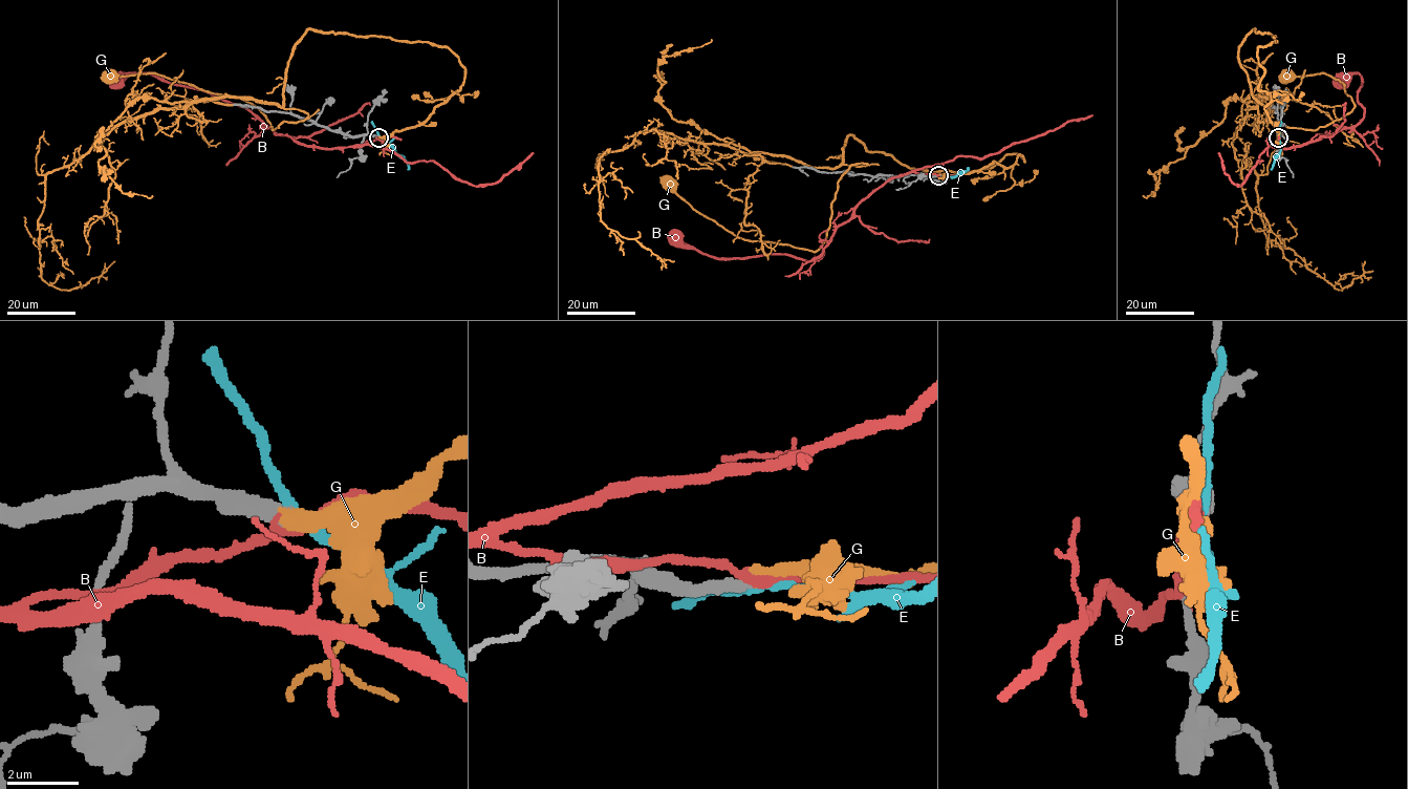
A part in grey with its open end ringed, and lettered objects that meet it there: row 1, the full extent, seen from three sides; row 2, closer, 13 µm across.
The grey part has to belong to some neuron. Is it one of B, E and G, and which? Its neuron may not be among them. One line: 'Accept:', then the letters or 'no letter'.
Accept: G

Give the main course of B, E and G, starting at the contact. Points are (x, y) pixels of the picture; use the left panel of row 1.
B: (377, 139), (345, 148), (304, 146), (268, 129), (250, 110), (208, 92), (149, 73), (123, 76), (115, 81)
E: (378, 136), (405, 161), (409, 169)
G: (378, 137), (459, 89), (449, 49), (308, 29), (283, 92), (308, 115), (273, 130), (239, 98), (107, 77)

